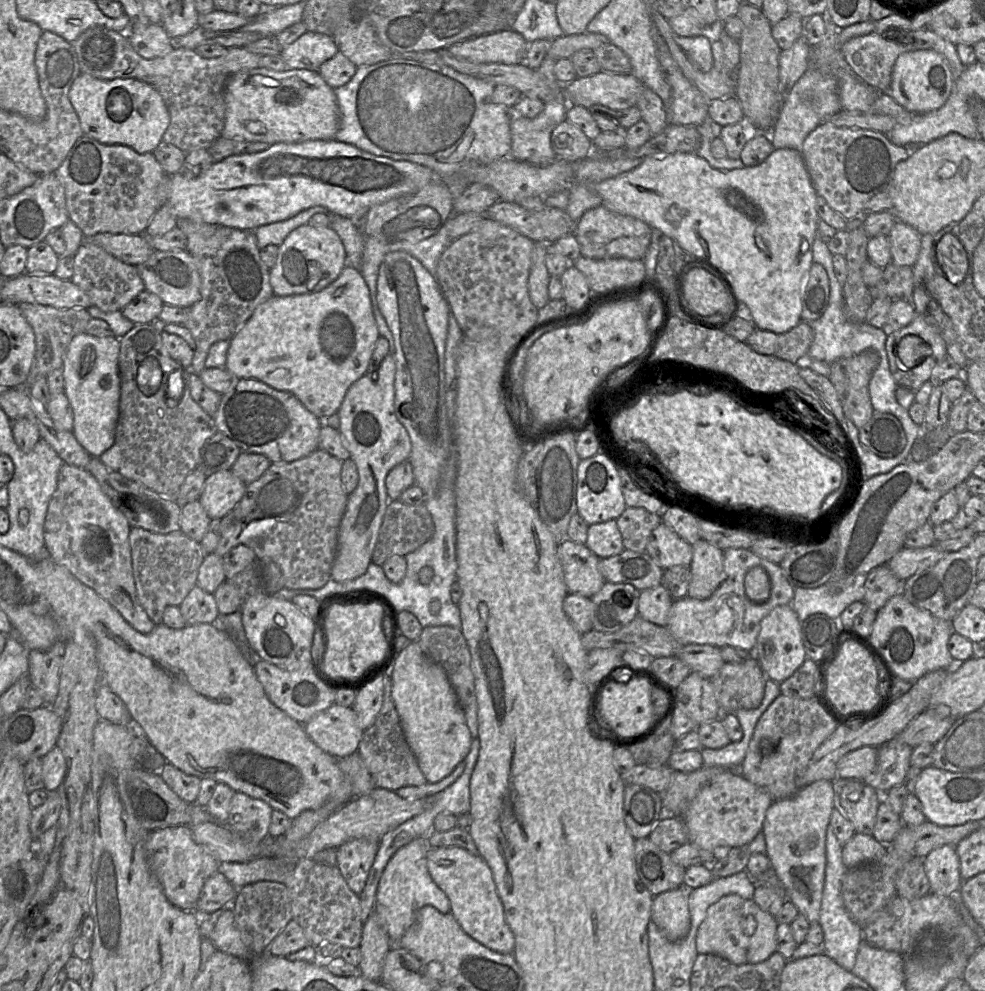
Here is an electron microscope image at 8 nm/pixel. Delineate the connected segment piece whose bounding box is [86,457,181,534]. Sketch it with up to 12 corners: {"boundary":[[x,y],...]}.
{"boundary":[[106,467],[86,470],[131,527],[180,530],[181,506]]}

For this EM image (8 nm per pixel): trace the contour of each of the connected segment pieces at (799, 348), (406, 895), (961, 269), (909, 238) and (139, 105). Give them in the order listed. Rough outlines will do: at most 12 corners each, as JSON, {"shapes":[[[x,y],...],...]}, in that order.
{"shapes":[[[800,323],[778,337],[774,356],[801,364],[814,332]],[[427,838],[396,851],[374,911],[392,947],[432,906],[451,911],[427,868]],[[944,234],[936,260],[948,281],[960,284],[968,270],[959,239]],[[896,221],[888,234],[892,264],[912,268],[922,235]],[[81,73],[68,97],[84,135],[151,153],[170,123],[137,79]]]}

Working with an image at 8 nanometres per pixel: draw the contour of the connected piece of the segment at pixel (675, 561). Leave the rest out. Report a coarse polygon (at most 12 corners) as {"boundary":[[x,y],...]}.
{"boundary":[[661,522],[646,553],[665,570],[689,566],[693,547]]}

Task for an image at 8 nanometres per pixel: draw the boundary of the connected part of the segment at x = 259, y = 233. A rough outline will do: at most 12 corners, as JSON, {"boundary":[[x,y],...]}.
{"boundary":[[313,206],[292,218],[253,231],[258,248],[280,246],[293,230],[308,224],[317,213]]}

